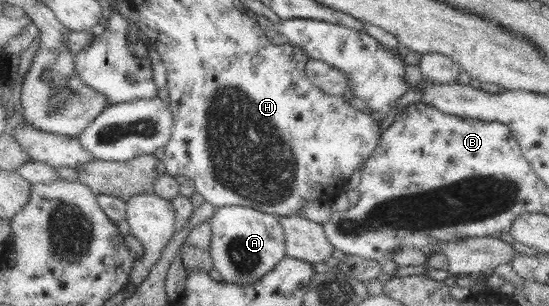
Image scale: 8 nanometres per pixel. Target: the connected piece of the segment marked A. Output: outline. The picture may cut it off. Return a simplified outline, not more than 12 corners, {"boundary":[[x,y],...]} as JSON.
{"boundary":[[217,207],[213,269],[255,285],[286,255],[275,214]]}

